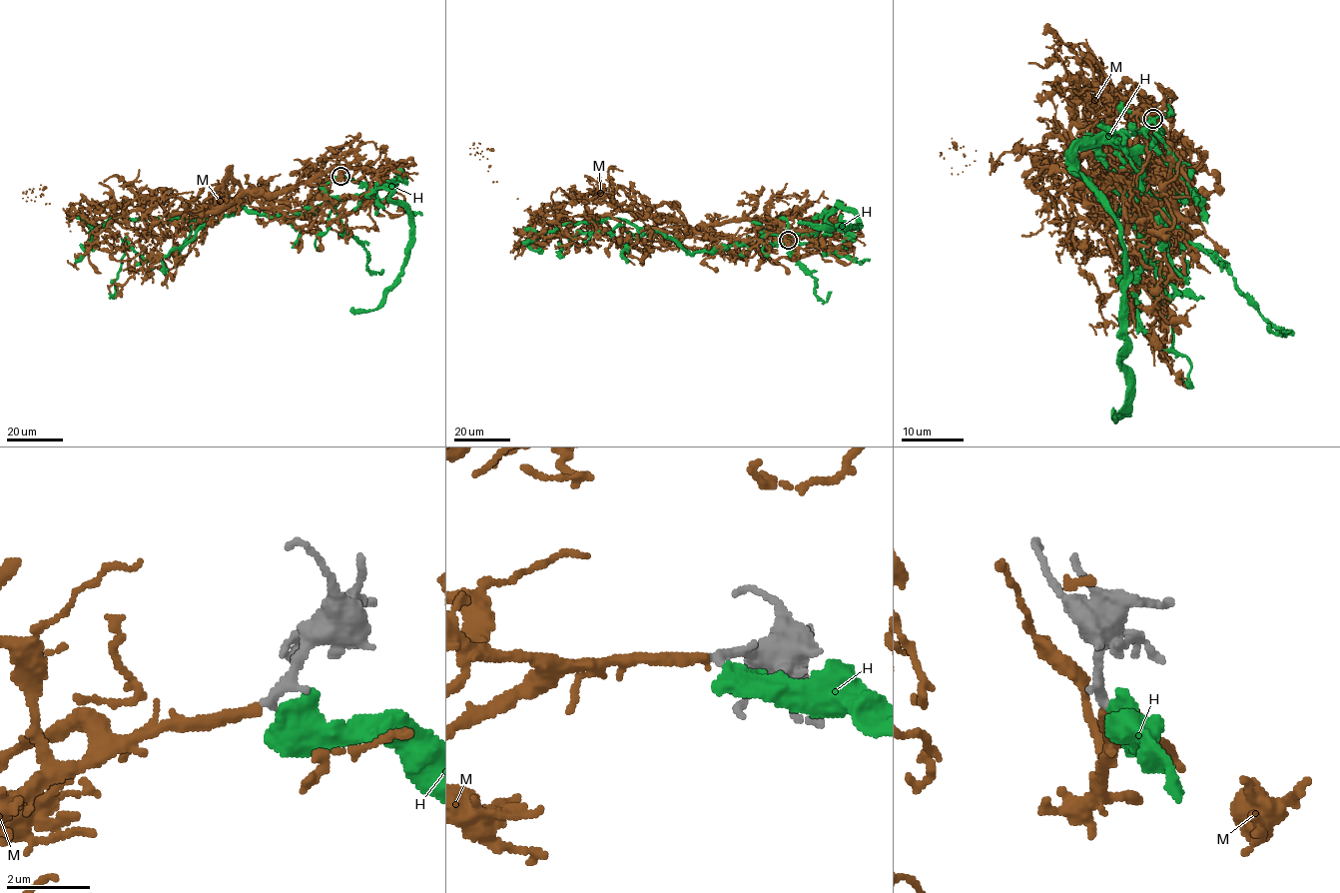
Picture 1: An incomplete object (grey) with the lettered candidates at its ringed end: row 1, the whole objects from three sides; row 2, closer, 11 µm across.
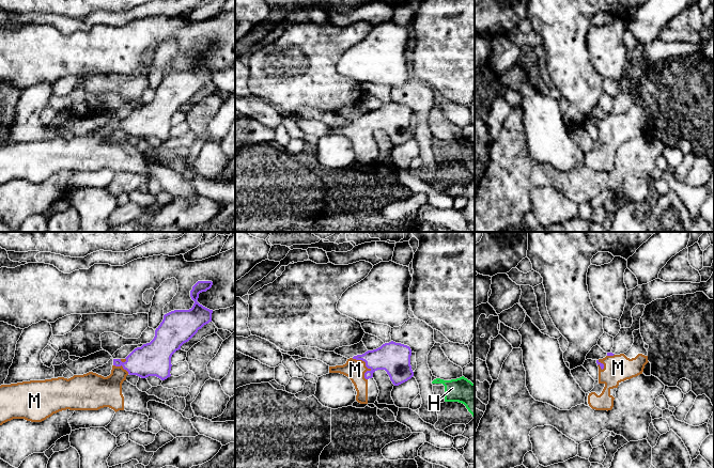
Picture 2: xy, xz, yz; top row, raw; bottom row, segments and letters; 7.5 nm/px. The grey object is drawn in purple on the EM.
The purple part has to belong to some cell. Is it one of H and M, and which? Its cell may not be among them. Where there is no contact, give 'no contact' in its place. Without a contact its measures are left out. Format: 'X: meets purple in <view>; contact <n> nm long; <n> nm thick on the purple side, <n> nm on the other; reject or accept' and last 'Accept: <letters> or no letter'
H: no contact; reject
M: meets purple in xz; contact 200 nm long; 240 nm thick on the purple side, 150 nm on the other; accept
Accept: M

